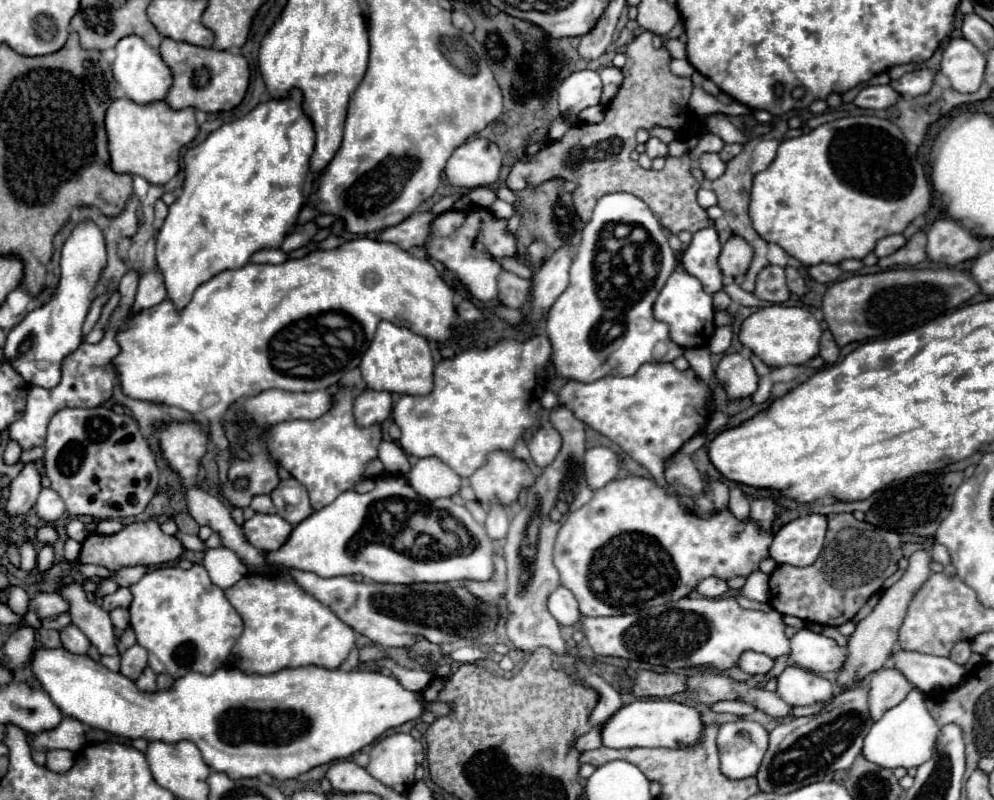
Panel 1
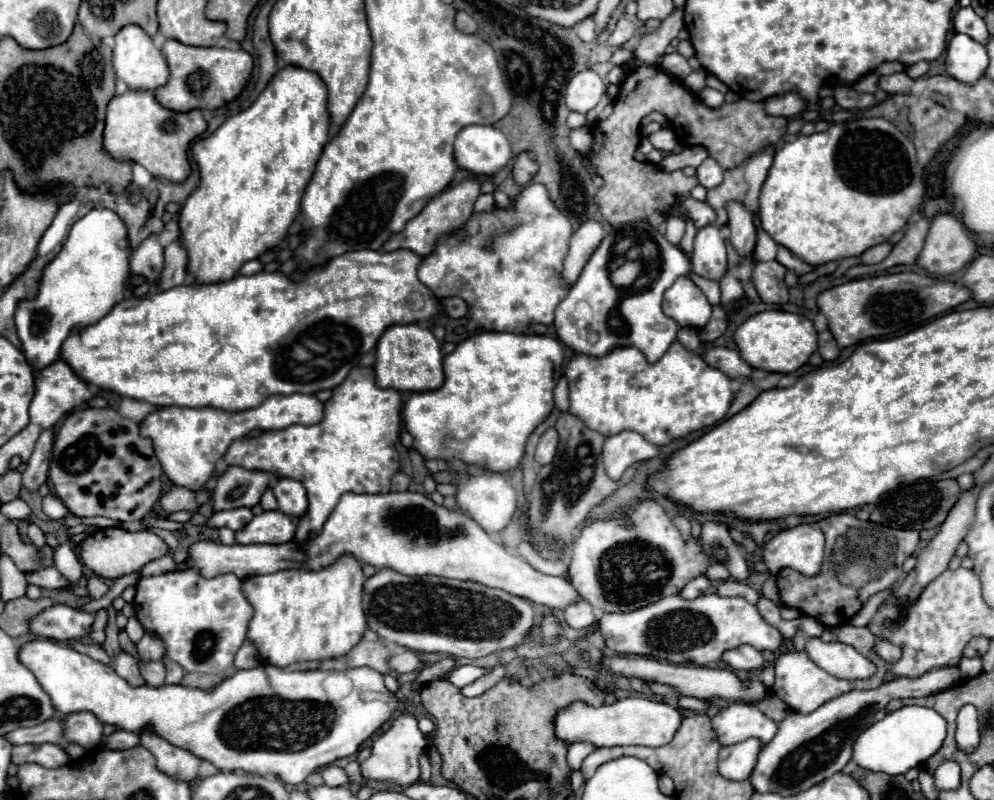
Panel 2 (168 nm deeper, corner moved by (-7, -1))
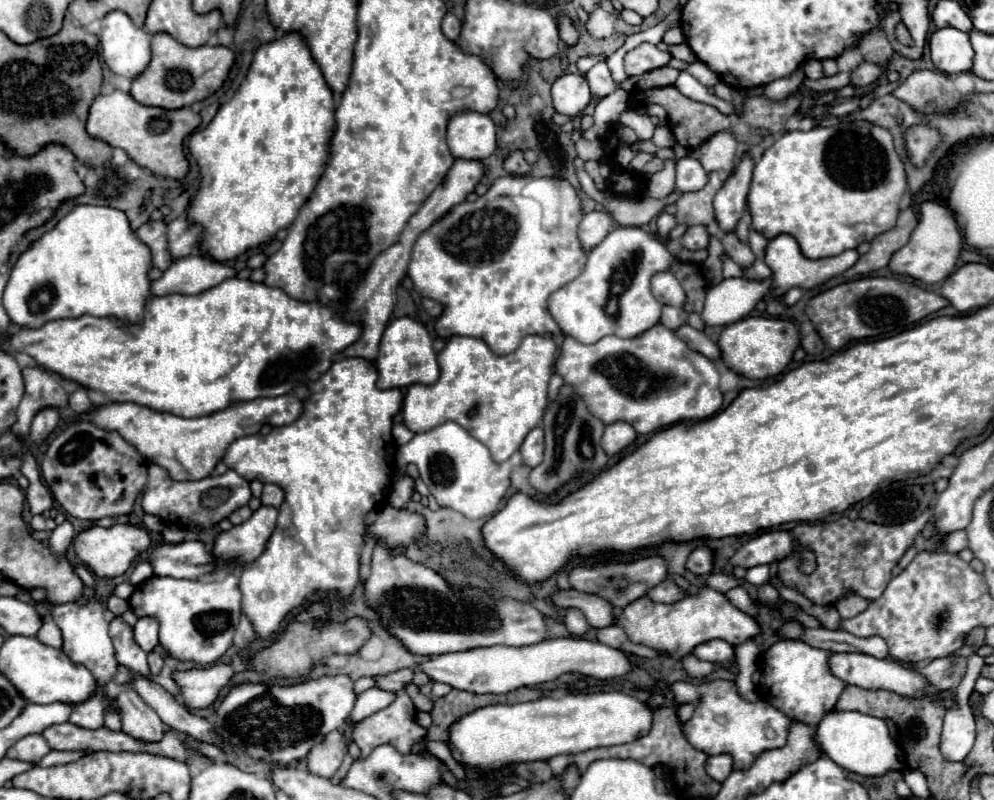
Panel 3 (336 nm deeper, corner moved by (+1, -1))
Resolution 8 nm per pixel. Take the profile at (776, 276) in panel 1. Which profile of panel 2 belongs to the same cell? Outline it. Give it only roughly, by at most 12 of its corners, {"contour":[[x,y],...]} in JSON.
{"contour":[[756,262],[752,282],[766,304],[786,304],[786,268]]}

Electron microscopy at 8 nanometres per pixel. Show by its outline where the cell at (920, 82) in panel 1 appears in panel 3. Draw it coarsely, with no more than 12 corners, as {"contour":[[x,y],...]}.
{"contour":[[862,62],[852,70],[850,84],[870,86],[882,76],[882,68]]}

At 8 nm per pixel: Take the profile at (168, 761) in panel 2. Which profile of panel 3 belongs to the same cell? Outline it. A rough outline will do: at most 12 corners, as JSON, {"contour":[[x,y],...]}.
{"contour":[[132,684],[116,696],[122,732],[160,740],[164,722]]}

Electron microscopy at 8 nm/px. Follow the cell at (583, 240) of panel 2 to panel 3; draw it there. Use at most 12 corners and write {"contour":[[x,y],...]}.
{"contour":[[610,212],[584,214],[580,242],[590,250],[612,228]]}

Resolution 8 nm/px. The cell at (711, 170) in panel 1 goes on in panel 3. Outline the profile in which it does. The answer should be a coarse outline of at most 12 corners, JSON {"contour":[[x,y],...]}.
{"contour":[[676,160],[676,192],[696,192],[708,182],[702,164]]}

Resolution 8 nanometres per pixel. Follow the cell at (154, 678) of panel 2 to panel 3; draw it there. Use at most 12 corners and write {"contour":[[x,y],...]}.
{"contour":[[120,616],[110,622],[118,664],[148,676],[146,652]]}

